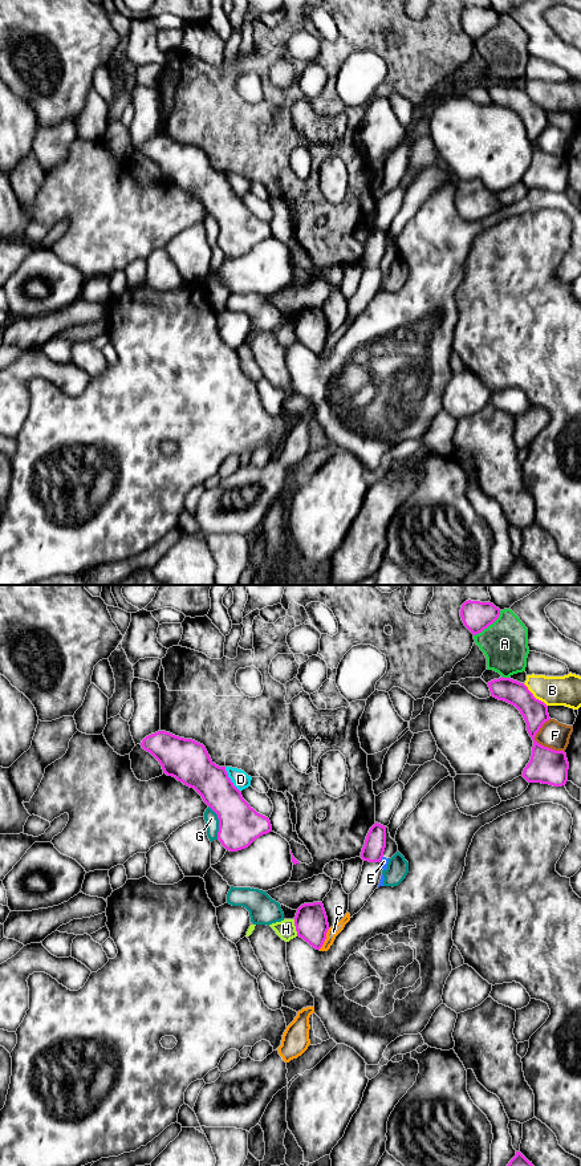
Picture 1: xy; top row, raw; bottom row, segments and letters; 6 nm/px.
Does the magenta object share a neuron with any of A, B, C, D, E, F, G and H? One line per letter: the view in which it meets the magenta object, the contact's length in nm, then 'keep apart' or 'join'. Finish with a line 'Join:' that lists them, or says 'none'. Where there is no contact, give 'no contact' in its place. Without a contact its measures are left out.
A: contact in xy; length 220 nm; keep apart
B: contact in xy; length 200 nm; keep apart
C: contact in xy; length 140 nm; keep apart
D: contact in xy; length 180 nm; keep apart
E: contact in xy; length 40 nm; keep apart
F: contact in xy; length 240 nm; keep apart
G: contact in xy; length 220 nm; keep apart
H: contact in xy; length 110 nm; keep apart
Join: none

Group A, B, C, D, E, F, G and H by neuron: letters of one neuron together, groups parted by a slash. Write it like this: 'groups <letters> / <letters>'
groups A / B / C E / D / F / G / H

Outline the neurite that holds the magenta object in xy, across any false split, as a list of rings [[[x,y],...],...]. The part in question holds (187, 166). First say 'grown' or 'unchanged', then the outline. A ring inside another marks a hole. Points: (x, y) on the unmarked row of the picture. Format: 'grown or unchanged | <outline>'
unchanged | [[[158,137],[146,142],[141,151],[159,167],[163,179],[194,194],[202,202],[203,207],[218,220],[218,245],[227,256],[237,257],[245,255],[260,241],[272,237],[269,224],[249,212],[243,204],[241,198],[228,183],[226,172],[216,171],[203,150],[166,137]]]

